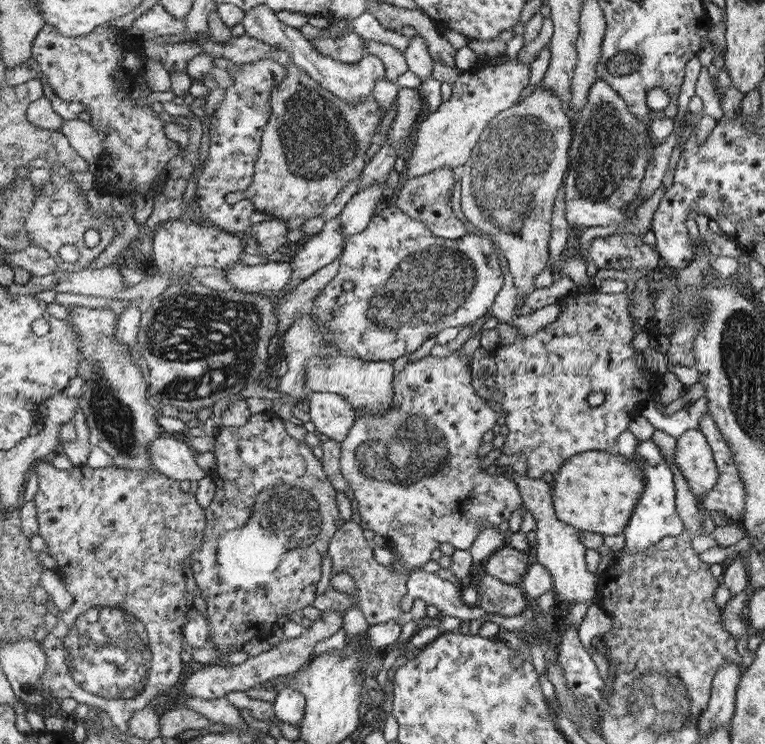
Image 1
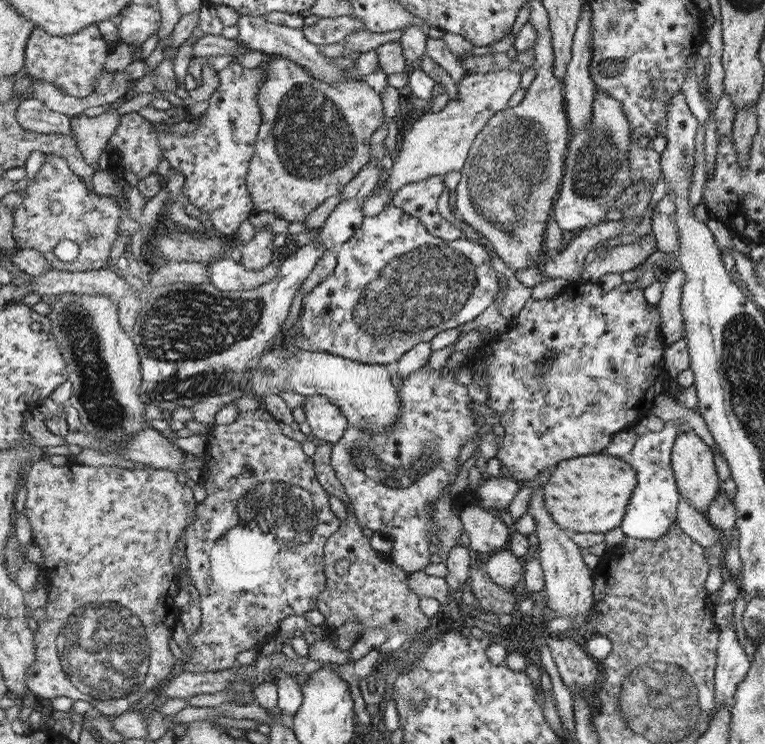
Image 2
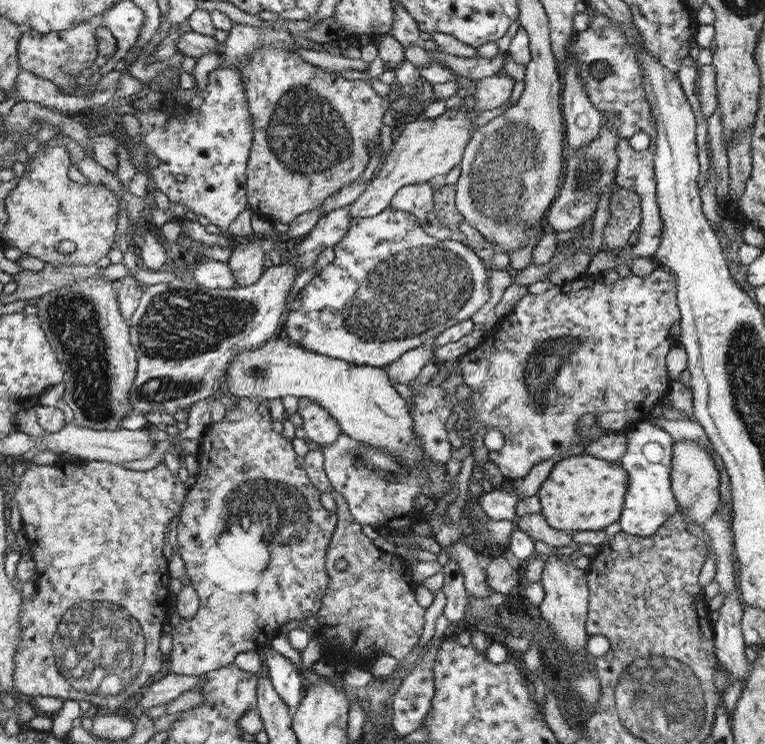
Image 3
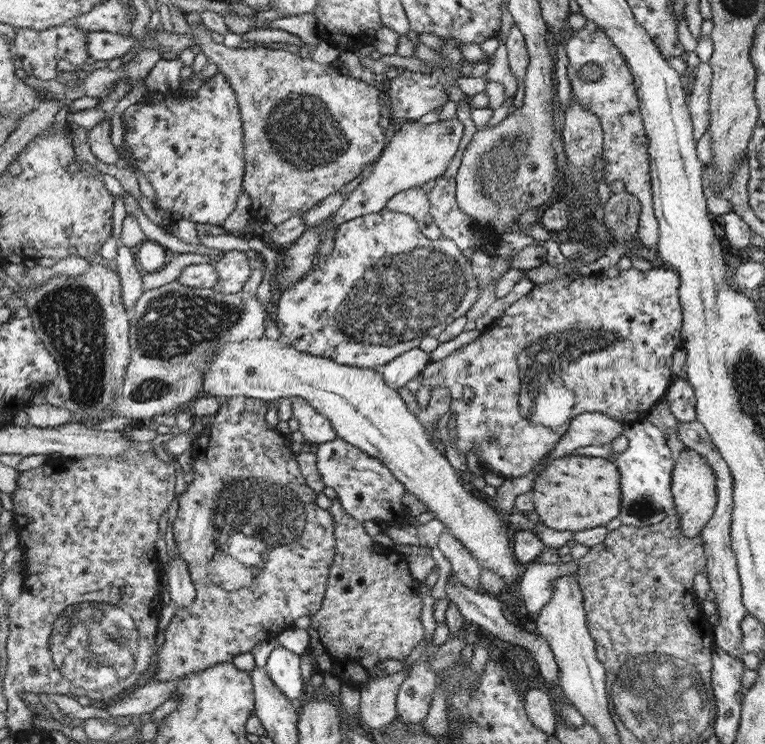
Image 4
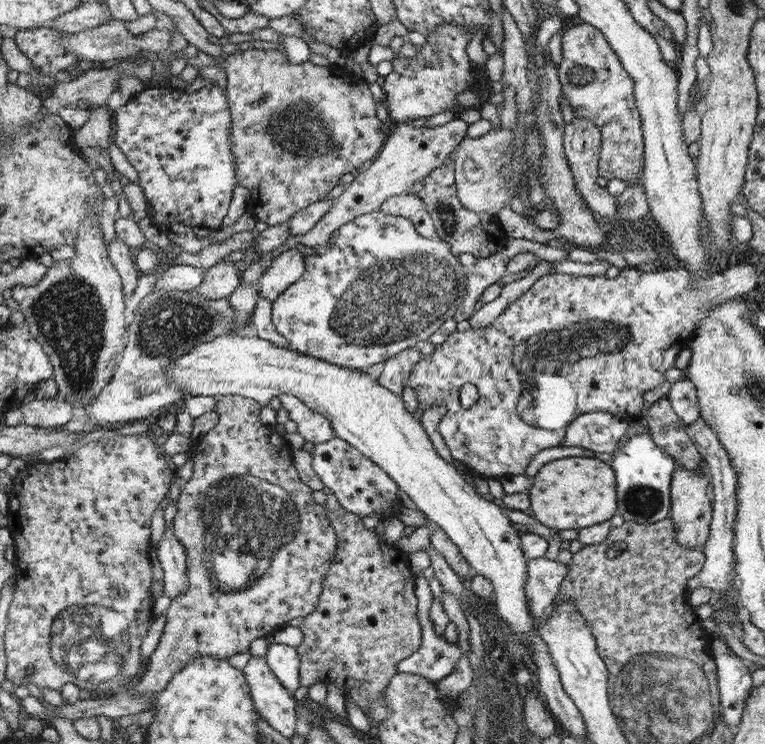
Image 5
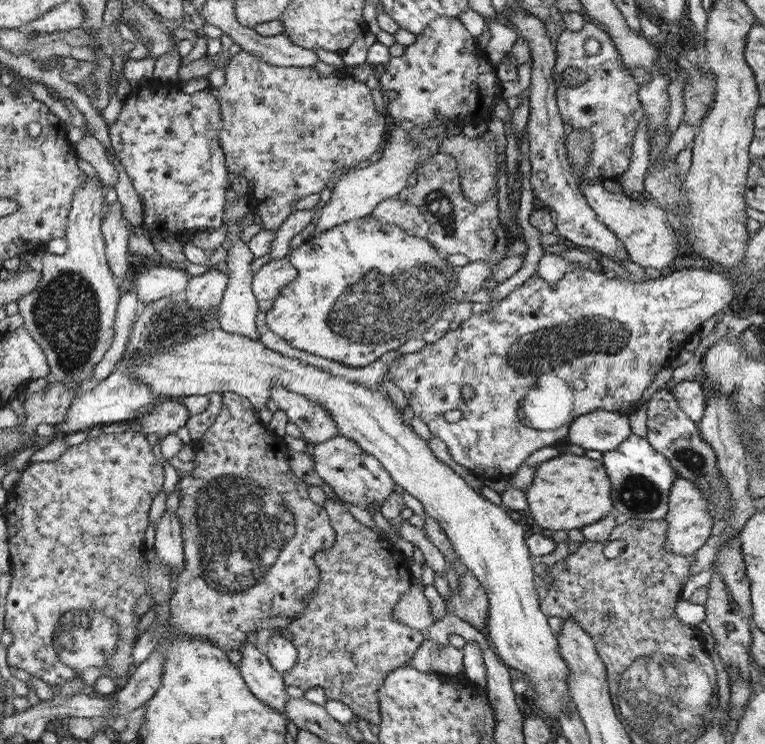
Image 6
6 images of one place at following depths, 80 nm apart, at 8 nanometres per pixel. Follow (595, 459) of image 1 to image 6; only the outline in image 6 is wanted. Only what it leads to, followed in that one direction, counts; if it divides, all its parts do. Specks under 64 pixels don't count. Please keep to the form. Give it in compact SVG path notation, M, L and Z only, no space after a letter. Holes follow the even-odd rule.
M564 452L543 462L535 472L530 488L525 490L527 512L543 529L581 529L613 511L613 483L600 460Z

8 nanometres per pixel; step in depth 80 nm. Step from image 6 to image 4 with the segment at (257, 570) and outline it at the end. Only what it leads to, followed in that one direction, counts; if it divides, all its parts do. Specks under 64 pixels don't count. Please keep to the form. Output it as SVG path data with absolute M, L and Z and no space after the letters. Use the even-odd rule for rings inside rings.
M227 398L226 404L220 406L218 415L212 418L211 426L199 436L199 439L195 440L196 446L203 450L203 456L194 456L194 479L192 483L188 483L188 487L179 497L180 508L173 523L173 534L177 552L187 562L197 598L191 606L177 608L172 620L165 628L165 642L156 654L158 665L152 681L164 682L180 679L186 674L206 670L215 664L231 663L236 655L250 653L258 643L275 639L280 632L293 626L294 621L300 616L311 617L321 610L325 598L324 592L327 589L326 582L329 582L330 568L336 556L336 521L329 510L323 510L320 506L316 506L316 492L310 490L303 474L300 474L299 462L292 454L290 446L286 444L288 438L278 436L278 432L274 432L266 426L267 412L268 406L258 398Z

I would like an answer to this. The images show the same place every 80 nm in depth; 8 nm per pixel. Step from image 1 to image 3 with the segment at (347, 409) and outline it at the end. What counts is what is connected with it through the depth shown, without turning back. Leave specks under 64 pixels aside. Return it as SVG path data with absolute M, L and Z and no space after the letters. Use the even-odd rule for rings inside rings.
M304 397L299 400L298 405L297 412L302 417L301 428L305 430L306 438L321 446L333 444L340 438L340 424L326 409Z

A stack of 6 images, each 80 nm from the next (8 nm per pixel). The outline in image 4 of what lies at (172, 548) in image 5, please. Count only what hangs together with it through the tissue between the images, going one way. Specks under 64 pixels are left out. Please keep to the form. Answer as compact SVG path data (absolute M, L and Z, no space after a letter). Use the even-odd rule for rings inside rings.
M181 556L169 558L168 569L164 567L164 570L166 570L165 588L170 591L172 604L177 608L191 606L197 598L197 592L187 562Z

